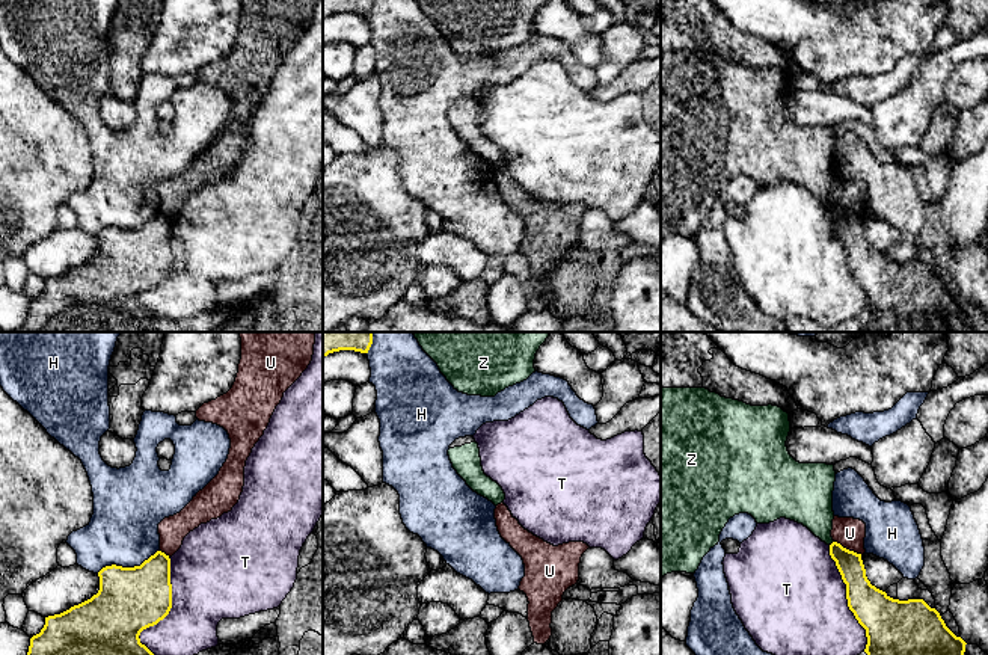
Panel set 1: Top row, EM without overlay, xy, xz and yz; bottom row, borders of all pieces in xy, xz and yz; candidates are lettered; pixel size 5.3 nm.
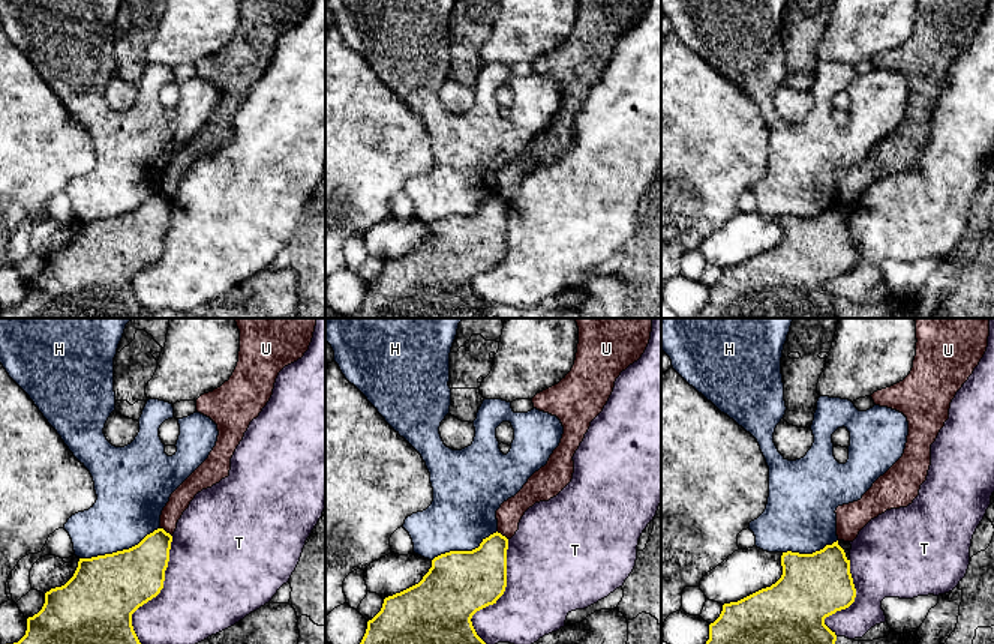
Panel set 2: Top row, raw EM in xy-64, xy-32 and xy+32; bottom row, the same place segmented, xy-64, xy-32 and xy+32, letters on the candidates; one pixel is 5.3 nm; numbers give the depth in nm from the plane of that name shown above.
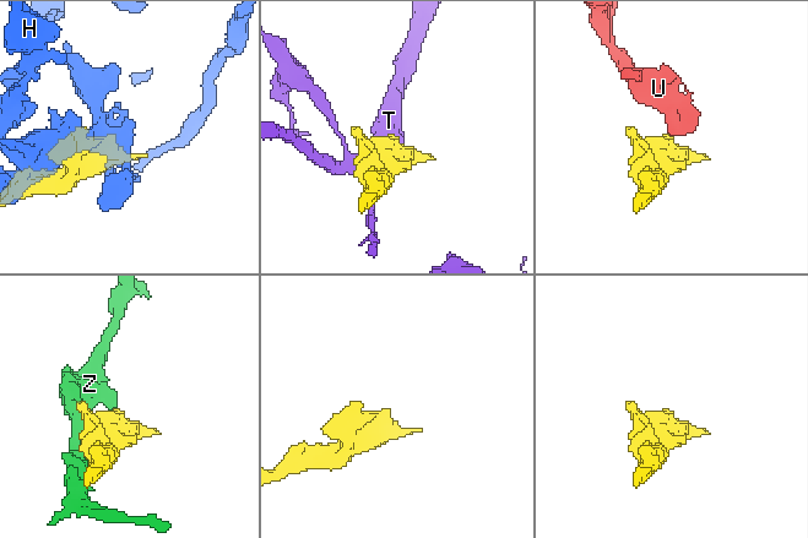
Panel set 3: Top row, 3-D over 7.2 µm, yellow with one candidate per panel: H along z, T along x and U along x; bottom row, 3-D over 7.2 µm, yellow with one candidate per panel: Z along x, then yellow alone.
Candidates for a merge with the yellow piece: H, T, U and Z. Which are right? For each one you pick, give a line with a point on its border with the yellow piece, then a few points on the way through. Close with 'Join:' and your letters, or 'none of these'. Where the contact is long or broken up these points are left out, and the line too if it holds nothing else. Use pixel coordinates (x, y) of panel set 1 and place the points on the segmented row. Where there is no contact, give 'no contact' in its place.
Join: none of these

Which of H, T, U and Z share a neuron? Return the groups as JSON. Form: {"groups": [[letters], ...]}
{"groups": [["H"], ["T"], ["U"], ["Z"]]}

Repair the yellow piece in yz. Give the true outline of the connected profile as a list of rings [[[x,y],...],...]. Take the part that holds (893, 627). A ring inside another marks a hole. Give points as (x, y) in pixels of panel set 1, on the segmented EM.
[[[837,542],[830,555],[846,584],[848,607],[866,629],[867,655],[964,655],[967,643],[923,599],[890,598],[867,580],[861,554]]]

